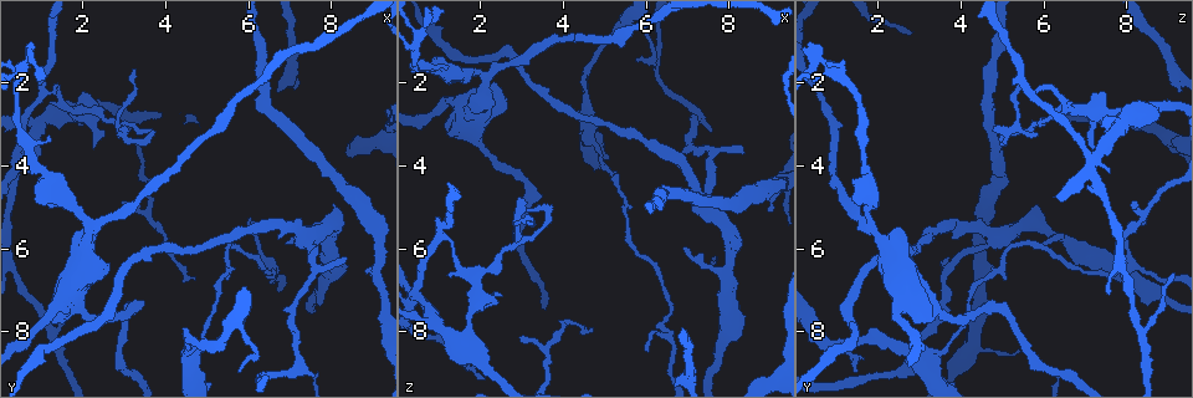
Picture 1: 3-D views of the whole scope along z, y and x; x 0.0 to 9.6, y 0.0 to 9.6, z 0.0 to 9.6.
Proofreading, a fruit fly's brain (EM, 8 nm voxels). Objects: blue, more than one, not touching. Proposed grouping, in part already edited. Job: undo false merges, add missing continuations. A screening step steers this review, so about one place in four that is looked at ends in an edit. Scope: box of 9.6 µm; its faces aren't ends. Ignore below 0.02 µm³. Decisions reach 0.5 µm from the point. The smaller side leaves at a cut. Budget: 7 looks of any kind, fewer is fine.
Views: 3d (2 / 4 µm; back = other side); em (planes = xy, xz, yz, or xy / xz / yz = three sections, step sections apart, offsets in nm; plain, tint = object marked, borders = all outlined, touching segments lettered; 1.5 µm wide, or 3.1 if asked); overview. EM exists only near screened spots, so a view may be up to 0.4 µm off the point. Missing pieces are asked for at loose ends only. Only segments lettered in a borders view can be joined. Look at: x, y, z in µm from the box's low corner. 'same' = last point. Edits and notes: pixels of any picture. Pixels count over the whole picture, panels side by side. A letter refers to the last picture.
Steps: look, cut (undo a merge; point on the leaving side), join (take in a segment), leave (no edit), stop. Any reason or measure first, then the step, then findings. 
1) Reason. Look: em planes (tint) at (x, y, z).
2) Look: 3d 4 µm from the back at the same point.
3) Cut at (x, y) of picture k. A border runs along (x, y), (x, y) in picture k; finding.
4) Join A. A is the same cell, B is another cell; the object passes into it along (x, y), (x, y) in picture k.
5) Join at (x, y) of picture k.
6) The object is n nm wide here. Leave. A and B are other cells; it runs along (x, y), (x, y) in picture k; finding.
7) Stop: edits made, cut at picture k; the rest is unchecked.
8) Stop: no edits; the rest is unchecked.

An open end. Look: em planes (borders) at (2.05, 6.65, 9.15).

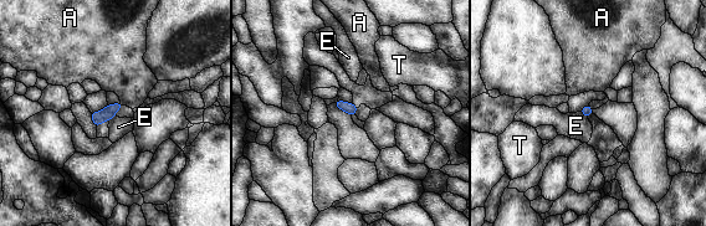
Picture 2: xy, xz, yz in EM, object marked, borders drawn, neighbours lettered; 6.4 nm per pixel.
Leave. A, E and T are other cells; no lettered segment goes on from it.

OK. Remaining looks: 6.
Thin end. Look: em planes (tint) at (2.95, 4.85, 8.10).

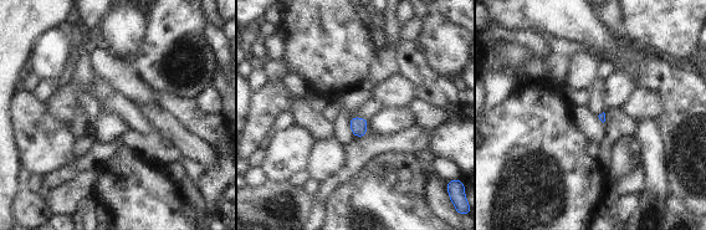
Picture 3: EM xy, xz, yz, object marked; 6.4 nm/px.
See the neighbours. Look: em planes (borders) at the same point.

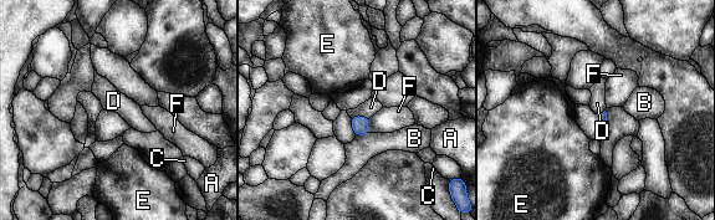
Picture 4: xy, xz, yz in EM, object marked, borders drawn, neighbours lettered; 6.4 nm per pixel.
Leave. A, B, C, D, E and F are other cells; no lettered segment goes on from it.

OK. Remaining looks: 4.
Branch stops here. Look: 3d 4 µm at (8.35, 6.15, 3.65).

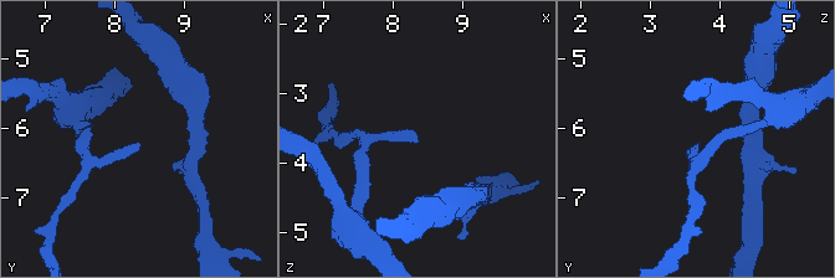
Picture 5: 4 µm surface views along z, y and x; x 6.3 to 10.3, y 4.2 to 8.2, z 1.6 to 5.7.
Look: em planes (borders) at (8.40, 6.25, 3.65).

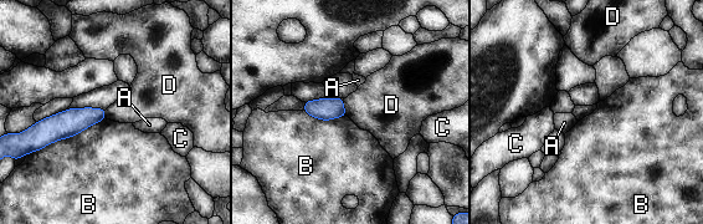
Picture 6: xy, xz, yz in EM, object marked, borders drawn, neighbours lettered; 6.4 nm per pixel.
Leave. A, B, C and D are other cells; none of them fits.

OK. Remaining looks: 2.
Stop: no edits; the rest is unchecked.

